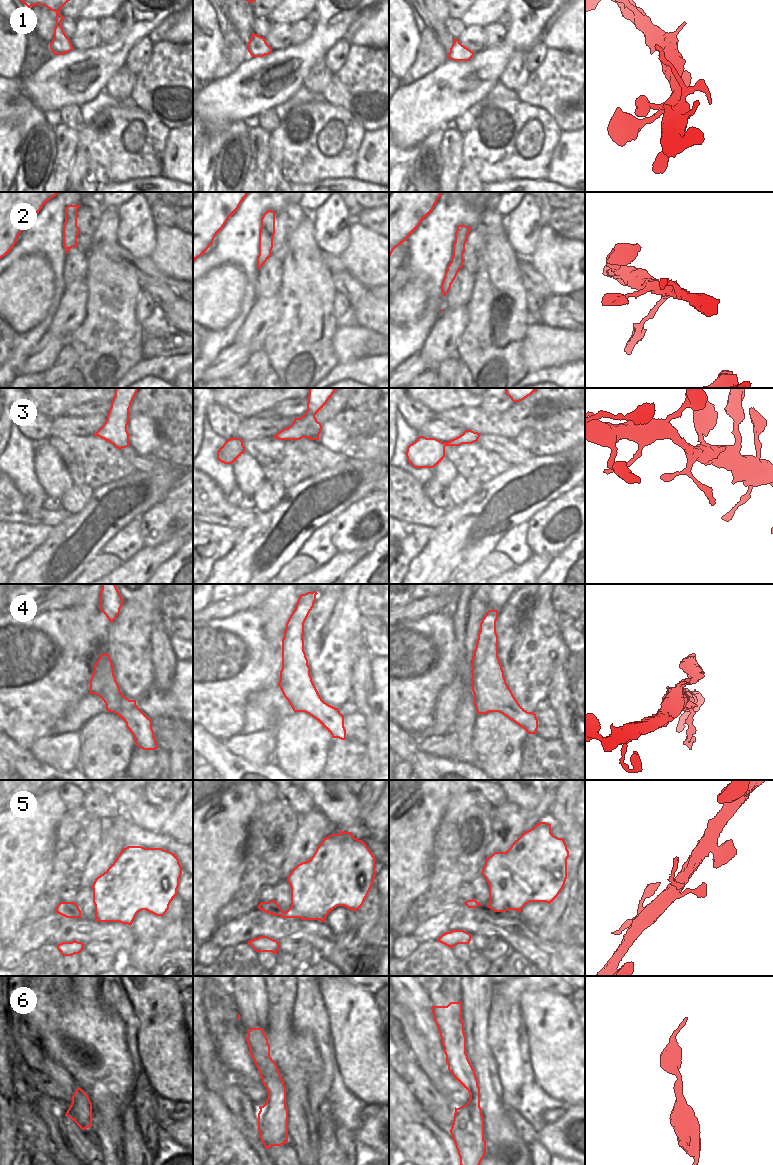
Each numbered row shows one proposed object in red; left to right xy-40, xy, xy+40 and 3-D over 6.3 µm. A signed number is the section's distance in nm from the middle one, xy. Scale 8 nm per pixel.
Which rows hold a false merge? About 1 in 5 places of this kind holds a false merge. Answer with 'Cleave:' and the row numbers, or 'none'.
Cleave: 2, 6.

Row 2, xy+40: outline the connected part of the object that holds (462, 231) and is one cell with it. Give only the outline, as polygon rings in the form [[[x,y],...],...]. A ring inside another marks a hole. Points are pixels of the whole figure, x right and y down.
[[[458,225],[455,232],[455,242],[453,244],[453,255],[456,255],[459,260],[459,268],[463,267],[463,254],[465,252],[465,244],[467,242],[467,236],[471,230],[471,227],[466,225]]]

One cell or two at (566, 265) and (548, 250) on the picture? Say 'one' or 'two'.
one

